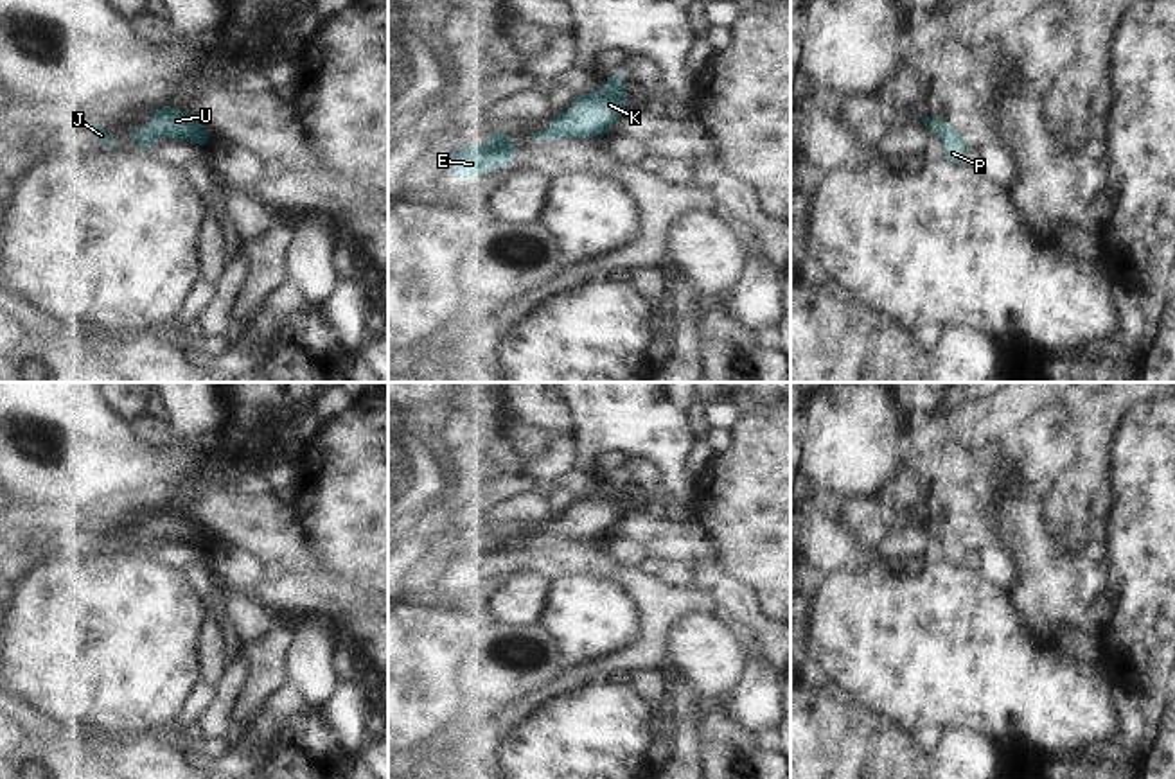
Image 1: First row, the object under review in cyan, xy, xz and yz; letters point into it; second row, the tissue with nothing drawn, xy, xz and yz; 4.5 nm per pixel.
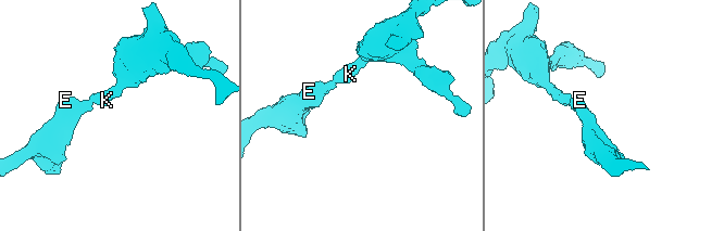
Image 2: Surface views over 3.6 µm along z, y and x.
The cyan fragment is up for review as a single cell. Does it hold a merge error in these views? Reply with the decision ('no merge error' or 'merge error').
no merge error

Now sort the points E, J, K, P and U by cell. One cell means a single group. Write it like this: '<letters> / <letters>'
E J K P U

